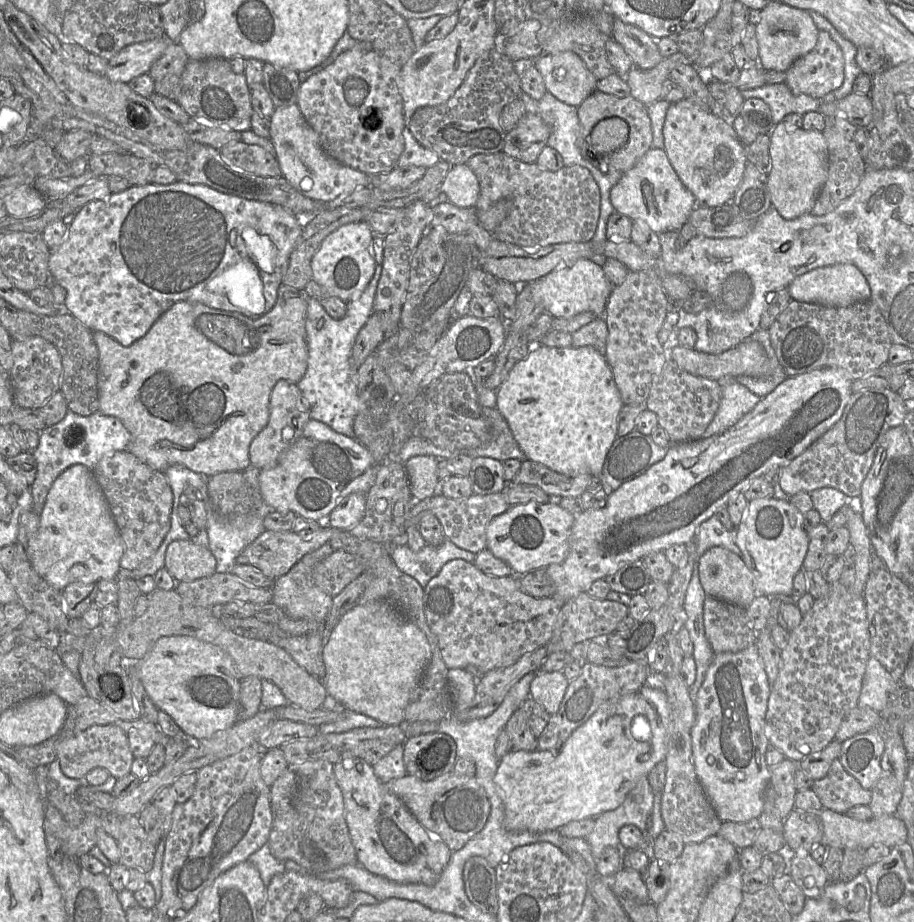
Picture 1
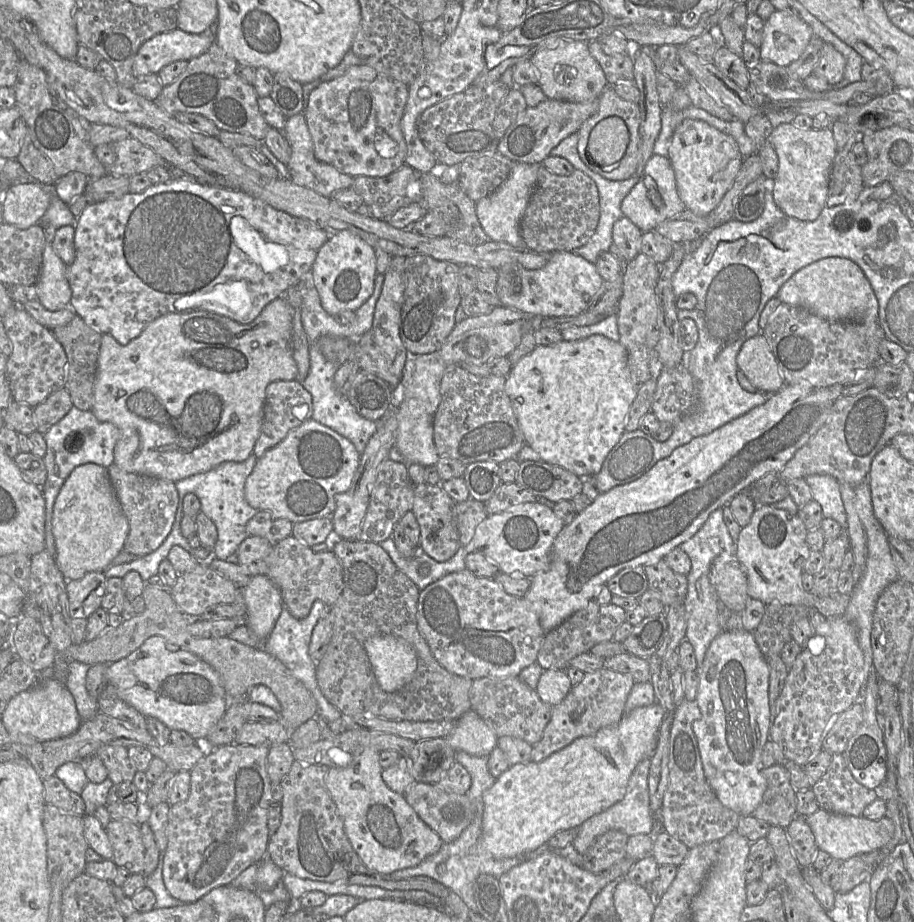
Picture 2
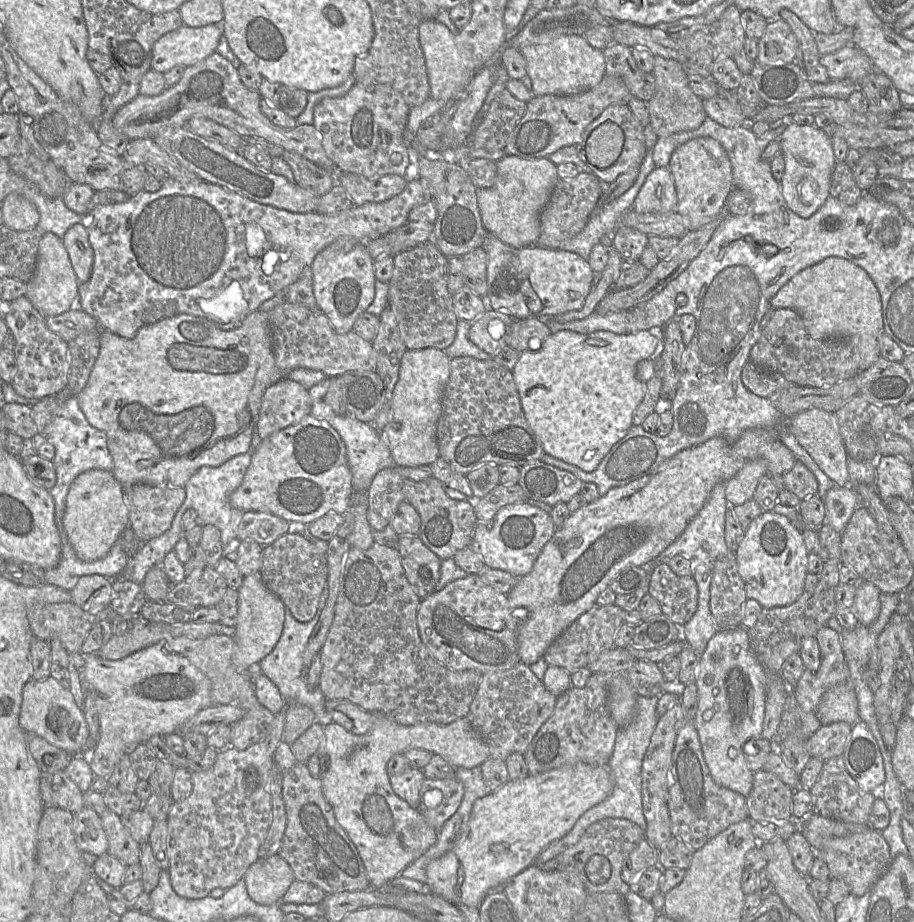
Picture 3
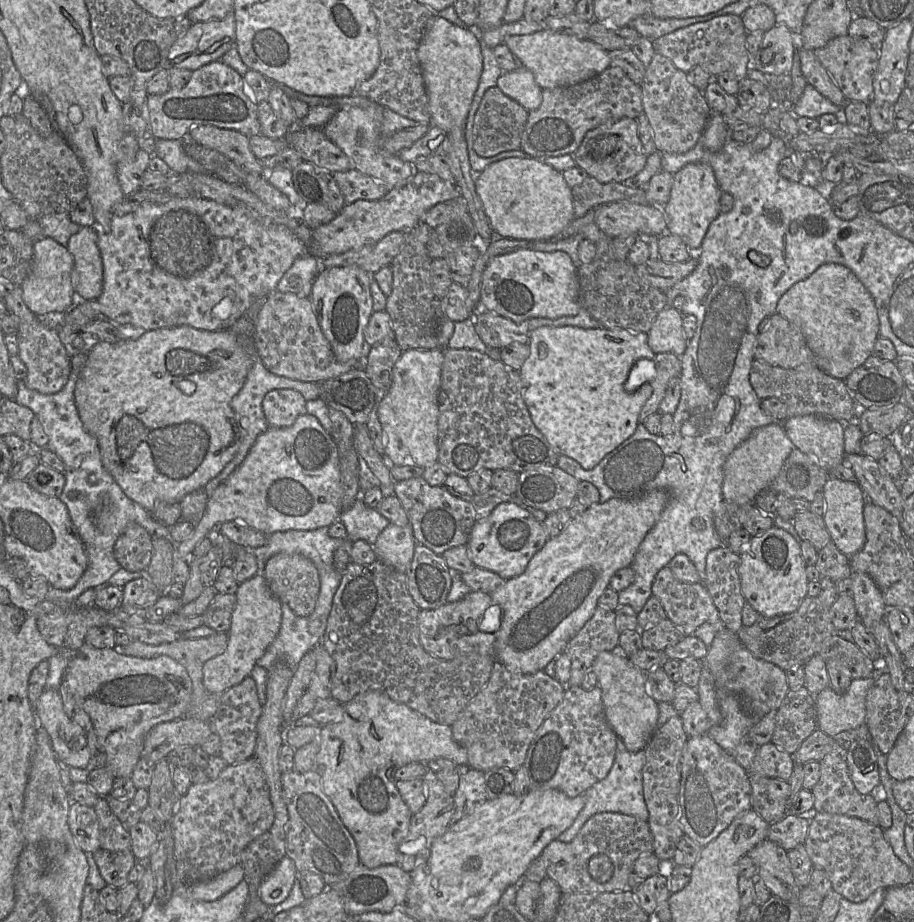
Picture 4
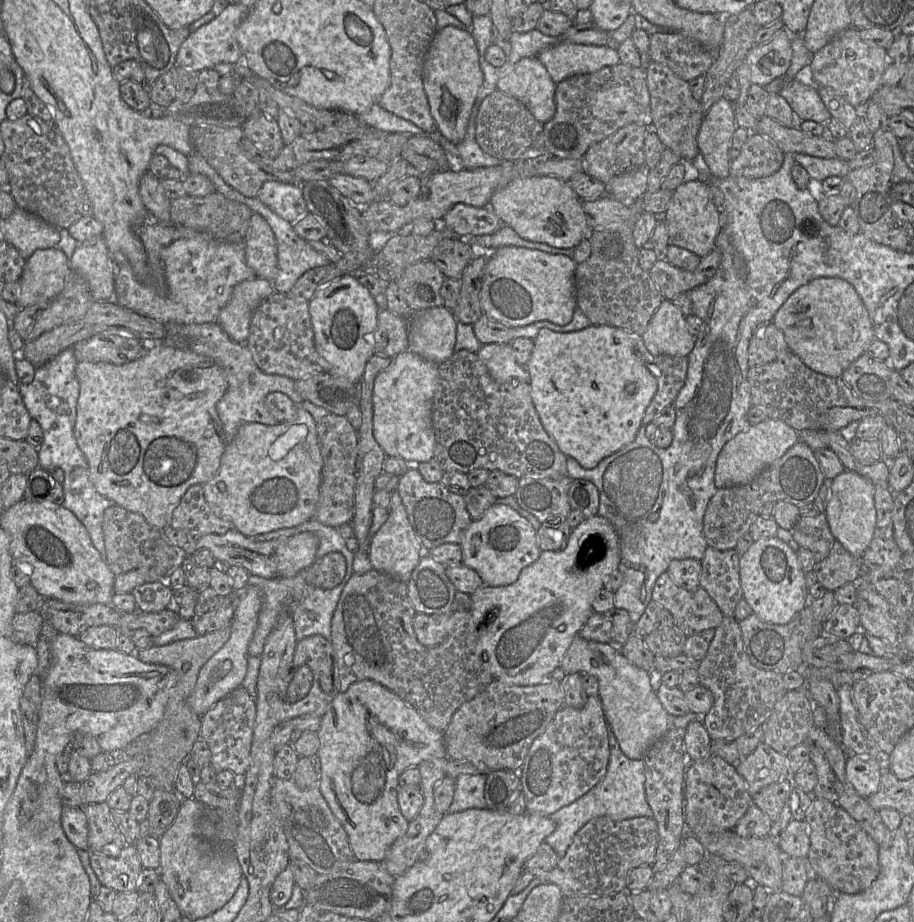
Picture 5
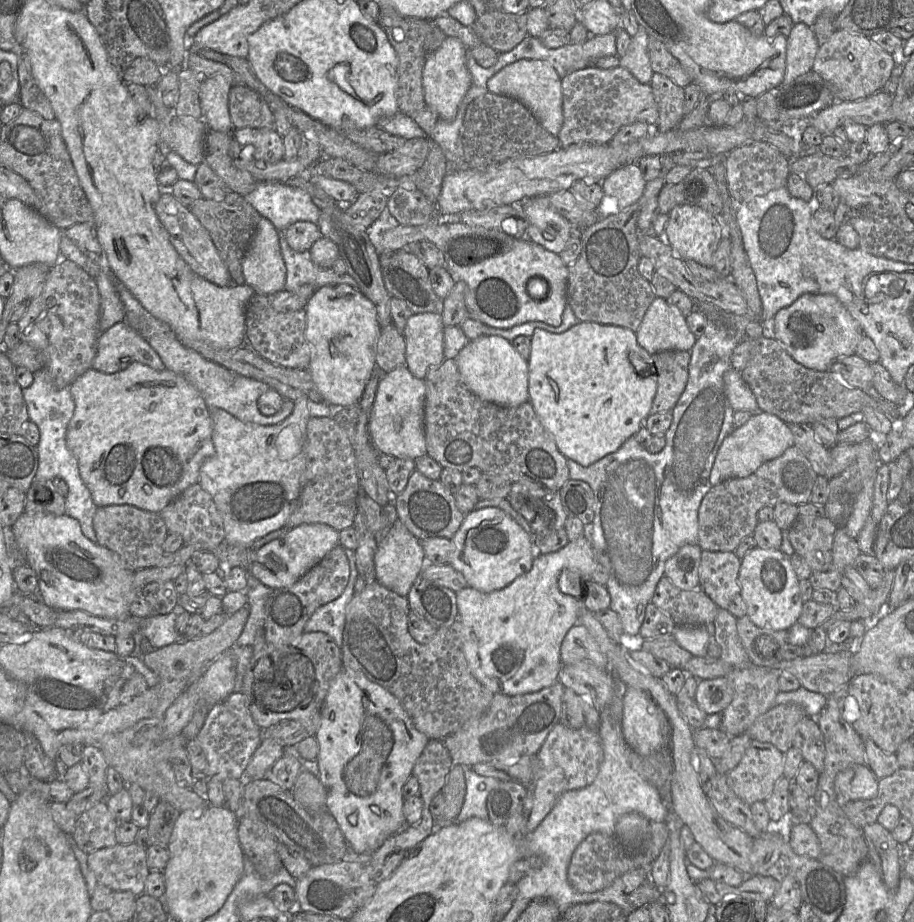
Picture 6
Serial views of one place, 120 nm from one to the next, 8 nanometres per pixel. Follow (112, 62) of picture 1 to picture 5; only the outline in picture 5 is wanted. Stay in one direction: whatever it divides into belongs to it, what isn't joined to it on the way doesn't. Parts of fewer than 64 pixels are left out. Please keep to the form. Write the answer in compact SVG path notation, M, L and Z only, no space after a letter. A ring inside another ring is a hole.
M231 3L210 22L191 32L179 47L175 65L194 71L213 68L220 63L234 65L243 56L236 38L236 31L249 9L245 5Z

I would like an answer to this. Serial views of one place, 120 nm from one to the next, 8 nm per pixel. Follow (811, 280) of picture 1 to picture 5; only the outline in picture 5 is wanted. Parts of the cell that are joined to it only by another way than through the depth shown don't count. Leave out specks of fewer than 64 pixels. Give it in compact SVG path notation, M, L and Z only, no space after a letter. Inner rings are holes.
M837 277L816 278L799 287L771 322L783 332L793 354L810 369L829 377L840 377L875 339L871 319L860 296L849 282Z

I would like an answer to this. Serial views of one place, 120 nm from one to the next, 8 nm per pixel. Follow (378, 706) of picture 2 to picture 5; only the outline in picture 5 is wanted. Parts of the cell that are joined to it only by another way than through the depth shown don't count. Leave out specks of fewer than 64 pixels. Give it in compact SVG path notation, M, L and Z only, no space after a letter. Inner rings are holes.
M374 569L362 575L352 575L342 591L331 621L331 645L337 657L339 692L345 692L358 681L377 682L414 708L429 726L443 733L457 709L483 692L494 677L488 663L480 657L478 627L470 611L451 613L447 639L433 648L418 642L413 628L416 614L408 597L407 583Z

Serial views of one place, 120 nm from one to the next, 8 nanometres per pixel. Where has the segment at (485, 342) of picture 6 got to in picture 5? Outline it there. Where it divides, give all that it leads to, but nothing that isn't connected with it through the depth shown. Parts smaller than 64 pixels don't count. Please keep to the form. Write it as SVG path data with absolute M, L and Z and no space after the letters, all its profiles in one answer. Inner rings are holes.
M484 344L476 354L496 382L508 384L518 380L529 383L529 373L516 361L510 344Z

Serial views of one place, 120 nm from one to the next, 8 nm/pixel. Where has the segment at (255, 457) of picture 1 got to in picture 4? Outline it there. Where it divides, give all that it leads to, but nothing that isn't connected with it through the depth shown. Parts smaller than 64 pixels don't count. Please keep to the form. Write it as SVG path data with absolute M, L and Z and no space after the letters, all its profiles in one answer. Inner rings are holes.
M282 388L269 391L262 401L268 426L273 428L291 426L299 416L307 413L306 402L296 390Z

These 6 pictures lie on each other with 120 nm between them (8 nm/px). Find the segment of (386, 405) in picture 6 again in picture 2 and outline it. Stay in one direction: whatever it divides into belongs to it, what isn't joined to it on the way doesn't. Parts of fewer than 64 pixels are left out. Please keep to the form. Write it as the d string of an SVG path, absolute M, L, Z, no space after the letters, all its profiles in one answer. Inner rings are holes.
M438 351L412 355L406 359L400 380L402 401L397 412L397 435L395 446L407 462L424 467L436 465L439 455L433 440L433 420L441 401L440 383L446 368Z

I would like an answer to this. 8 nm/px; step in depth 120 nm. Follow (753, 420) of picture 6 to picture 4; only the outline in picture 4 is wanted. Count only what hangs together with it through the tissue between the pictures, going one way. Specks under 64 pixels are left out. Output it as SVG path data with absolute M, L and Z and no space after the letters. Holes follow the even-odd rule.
M781 422L755 429L734 449L724 463L722 484L724 500L738 505L754 503L758 494L769 488L794 448L795 445L787 436Z

